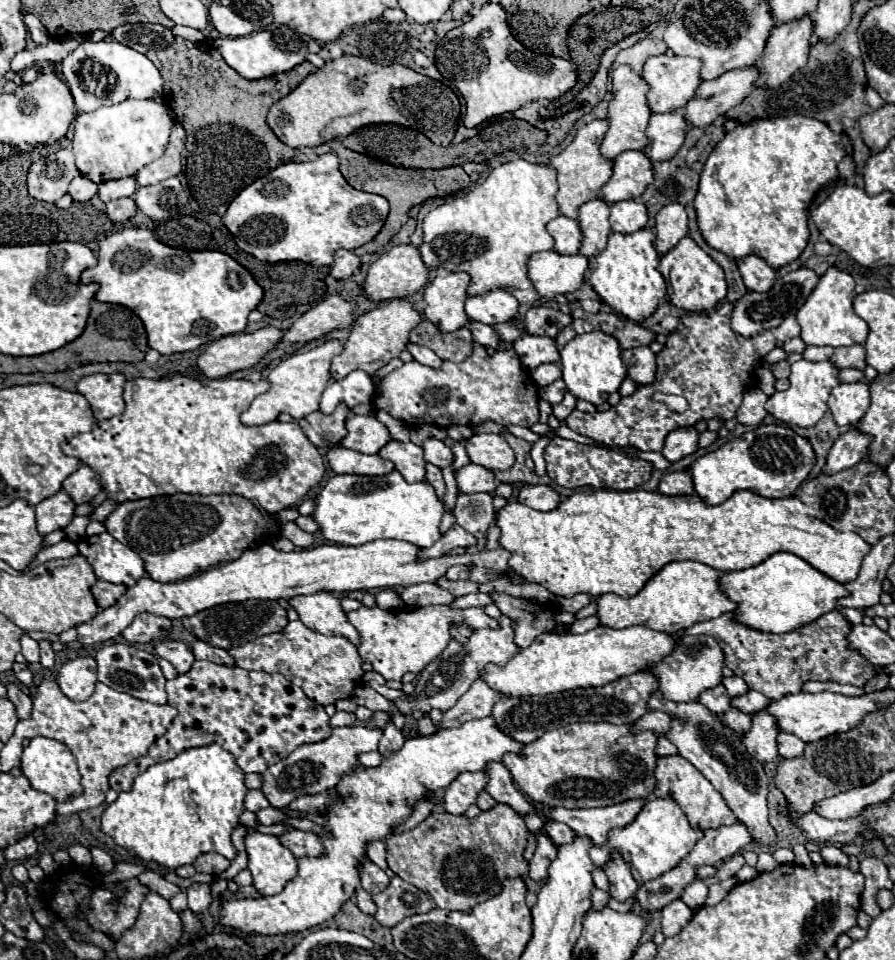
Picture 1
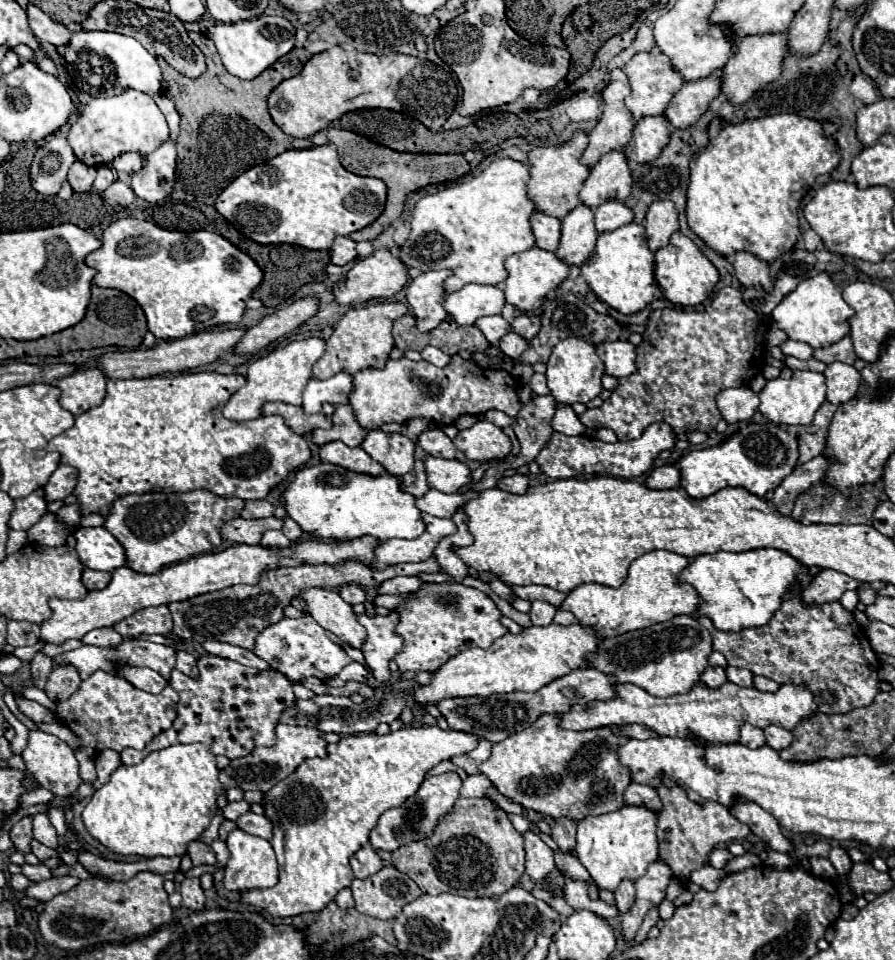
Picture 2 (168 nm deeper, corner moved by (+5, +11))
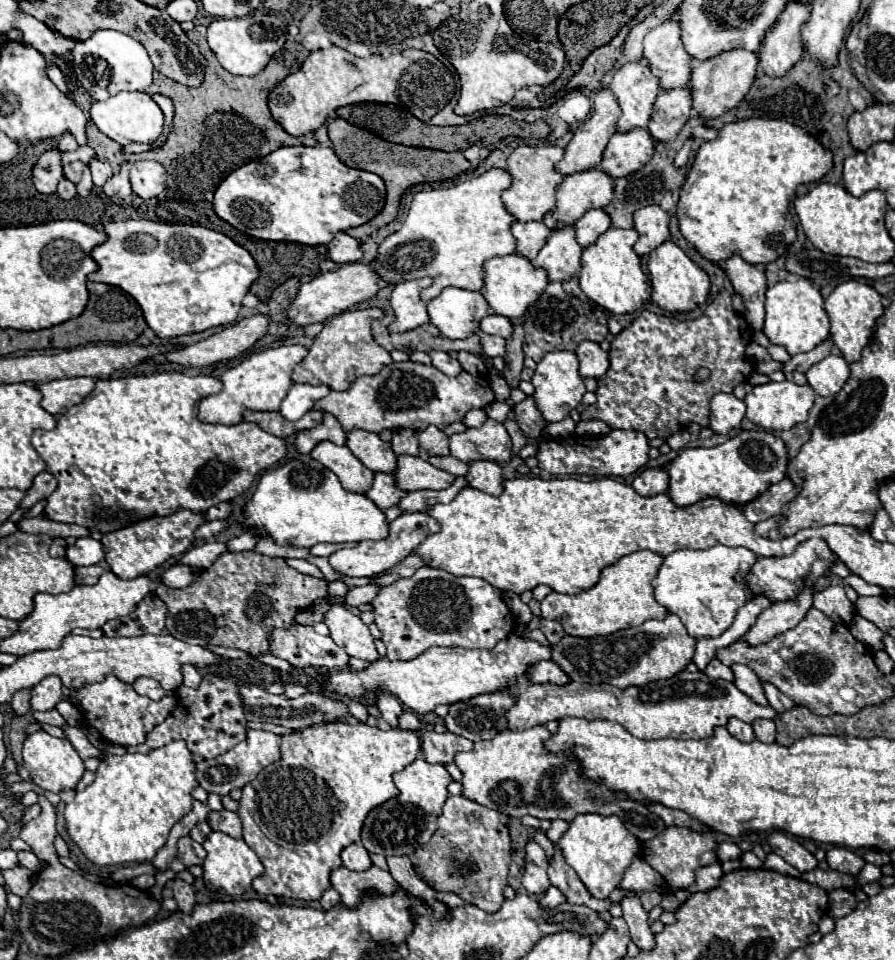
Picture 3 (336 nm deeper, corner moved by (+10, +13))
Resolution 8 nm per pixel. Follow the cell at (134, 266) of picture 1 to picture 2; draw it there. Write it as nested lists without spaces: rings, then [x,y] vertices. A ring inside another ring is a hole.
[[[127,217],[127,219],[119,219],[111,223],[103,231],[101,243],[103,245],[97,251],[85,257],[85,265],[97,269],[97,275],[93,277],[93,285],[119,289],[119,291],[125,291],[129,297],[133,297],[141,305],[147,317],[149,331],[163,341],[181,339],[185,335],[191,335],[215,325],[239,323],[243,317],[247,299],[251,297],[251,293],[263,279],[263,271],[247,253],[239,251],[221,235],[215,235],[209,231],[191,231],[191,233],[167,231],[149,221]]]

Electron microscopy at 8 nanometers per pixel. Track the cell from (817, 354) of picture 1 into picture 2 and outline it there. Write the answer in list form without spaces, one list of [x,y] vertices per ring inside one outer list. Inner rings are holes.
[[[793,339],[785,341],[781,345],[781,351],[783,351],[783,355],[791,355],[791,357],[797,357],[797,359],[803,359],[803,361],[807,361],[807,359],[813,357],[813,347],[809,343],[793,341]]]

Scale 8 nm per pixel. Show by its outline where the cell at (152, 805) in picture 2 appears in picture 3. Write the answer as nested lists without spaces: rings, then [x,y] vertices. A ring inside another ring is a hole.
[[[66,724],[62,727],[66,731],[66,737],[74,745],[74,749],[82,760],[90,757],[100,757],[102,763],[96,771],[96,779],[92,785],[88,785],[84,791],[76,791],[74,799],[66,803],[64,807],[64,819],[66,819],[66,831],[70,839],[80,847],[86,859],[90,859],[96,865],[118,865],[118,863],[150,863],[156,855],[156,851],[166,843],[168,831],[176,821],[180,821],[190,809],[192,809],[192,797],[190,791],[198,787],[196,775],[194,775],[194,761],[192,753],[188,751],[184,741],[172,741],[164,747],[152,749],[150,753],[126,753],[122,757],[118,755],[104,755],[104,751],[88,743],[86,734],[78,726]]]

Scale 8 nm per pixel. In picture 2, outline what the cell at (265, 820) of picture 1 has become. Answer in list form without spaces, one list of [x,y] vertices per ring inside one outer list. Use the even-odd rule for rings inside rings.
[[[243,799],[243,801],[237,801],[237,803],[229,803],[225,809],[223,809],[223,815],[225,815],[225,819],[231,819],[231,821],[235,821],[237,817],[241,817],[241,815],[245,815],[247,811],[249,811],[249,803]]]

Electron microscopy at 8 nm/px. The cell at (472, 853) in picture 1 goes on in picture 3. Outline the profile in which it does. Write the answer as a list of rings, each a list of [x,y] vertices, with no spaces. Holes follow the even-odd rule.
[[[450,795],[438,815],[436,833],[426,845],[416,849],[414,859],[416,873],[436,891],[452,891],[486,913],[496,913],[502,907],[512,863],[512,839],[498,811]]]

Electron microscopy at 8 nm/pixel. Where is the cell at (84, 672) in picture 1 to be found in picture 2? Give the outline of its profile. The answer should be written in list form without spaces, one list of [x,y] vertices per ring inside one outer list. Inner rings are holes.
[[[55,665],[53,671],[47,677],[47,687],[45,693],[49,699],[59,699],[65,701],[69,699],[81,685],[81,675],[77,673],[75,665]]]

